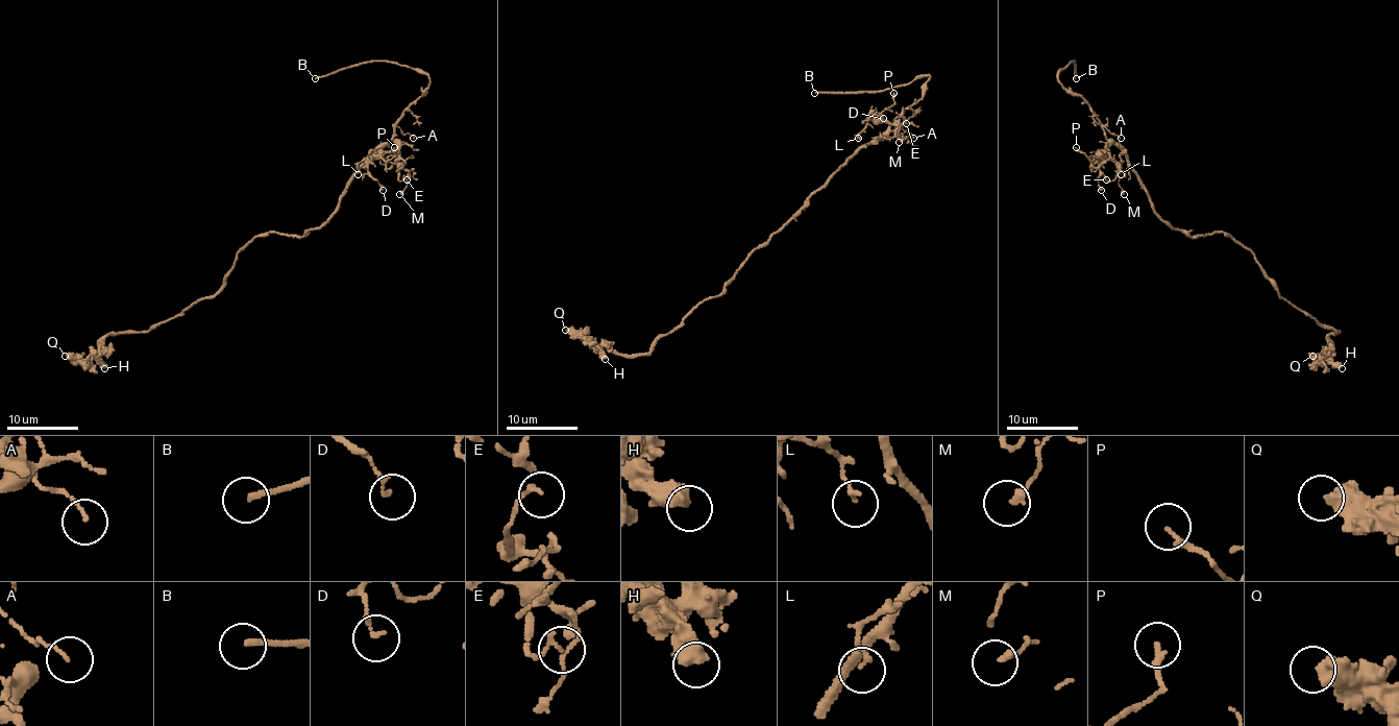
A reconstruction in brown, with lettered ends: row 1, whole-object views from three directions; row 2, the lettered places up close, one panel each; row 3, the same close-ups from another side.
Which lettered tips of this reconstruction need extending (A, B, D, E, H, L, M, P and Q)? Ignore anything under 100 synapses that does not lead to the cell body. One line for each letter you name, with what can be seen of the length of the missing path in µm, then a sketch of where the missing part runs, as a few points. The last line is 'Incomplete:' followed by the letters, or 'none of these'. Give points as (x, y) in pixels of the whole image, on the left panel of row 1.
B: about 10 µm are missing; missing branch runs (315, 78), (270, 82), (266, 78), (268, 68), (261, 68)
Incomplete: B

